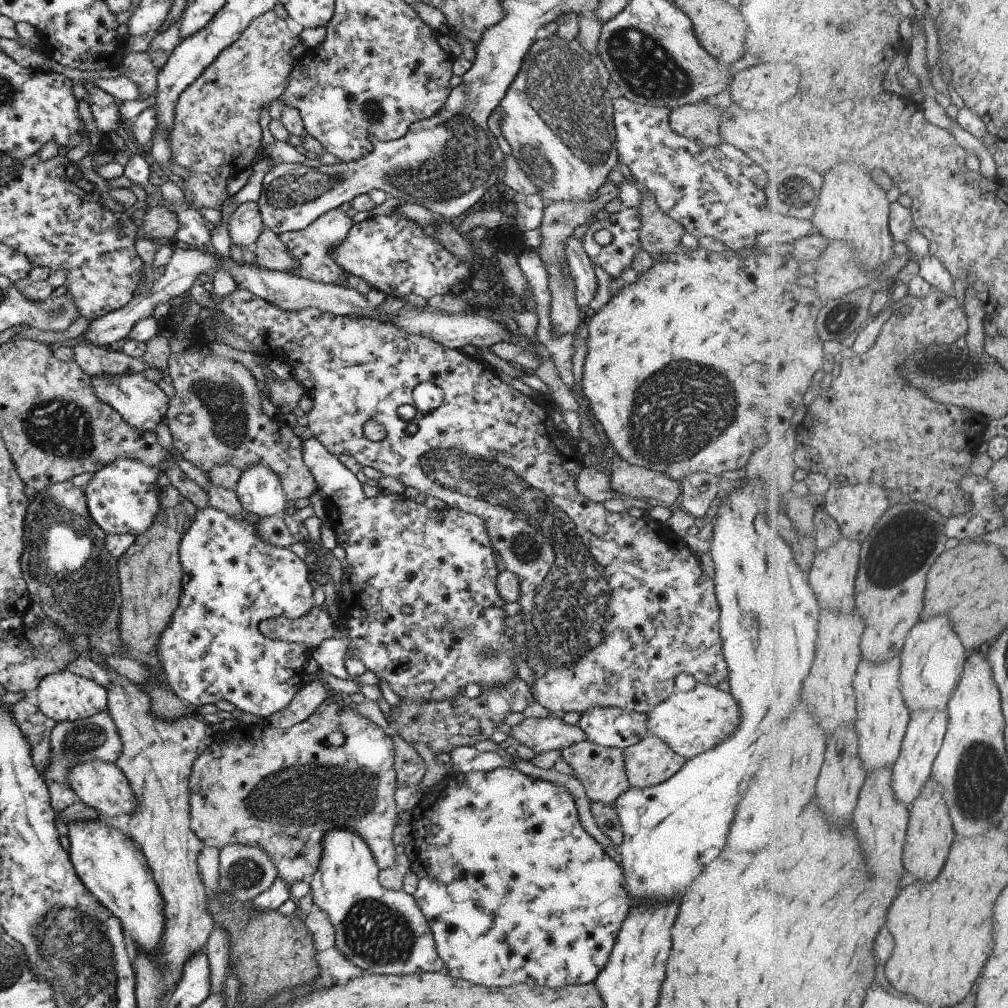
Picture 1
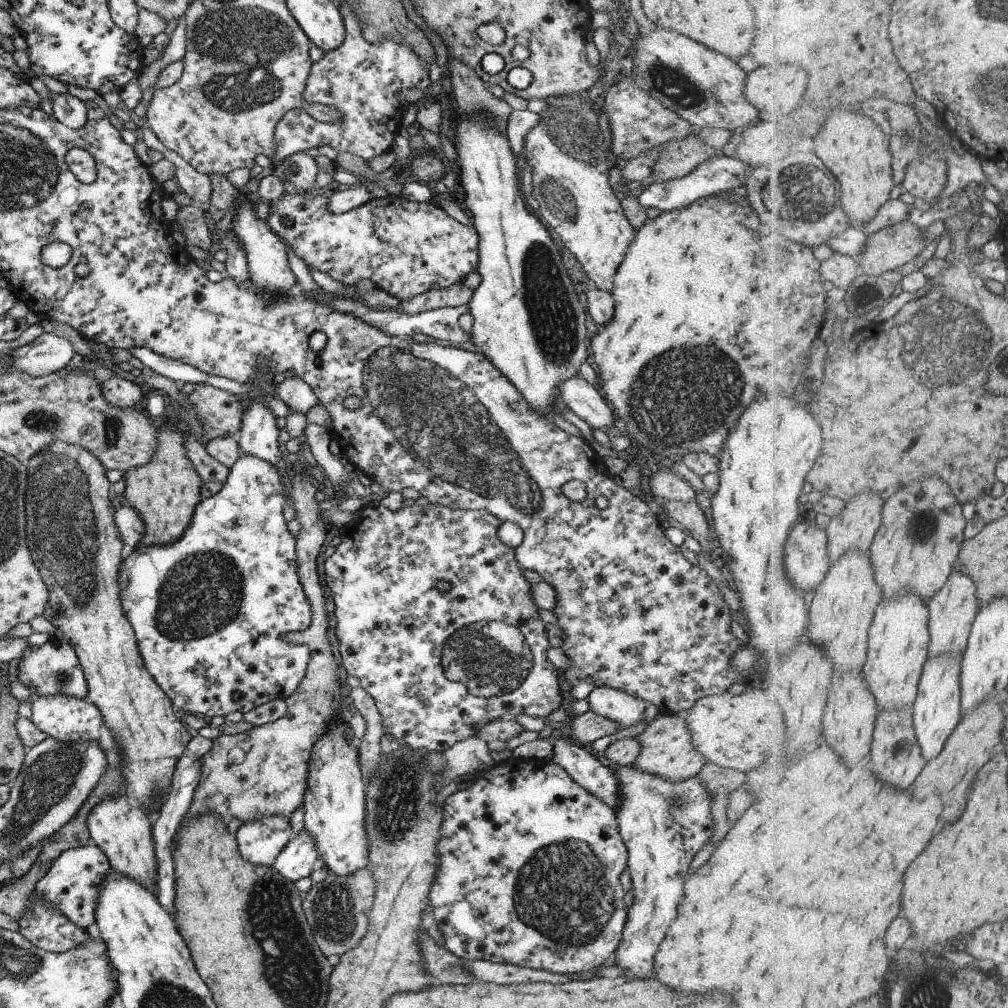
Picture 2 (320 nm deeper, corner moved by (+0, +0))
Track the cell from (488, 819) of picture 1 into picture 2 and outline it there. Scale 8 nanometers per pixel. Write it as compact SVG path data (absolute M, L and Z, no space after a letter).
M509 757L495 763L489 770L479 772L473 781L469 788L455 792L444 800L440 836L436 842L436 873L428 892L429 914L444 937L444 947L456 957L461 957L463 962L509 963L564 975L595 974L601 965L611 959L621 940L626 919L626 908L622 901L625 890L620 883L620 874L627 871L626 848L617 832L614 810L580 787L553 761L535 762L535 766L531 766L523 760Z

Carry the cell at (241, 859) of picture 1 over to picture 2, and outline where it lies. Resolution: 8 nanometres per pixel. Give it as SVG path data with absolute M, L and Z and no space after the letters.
M281 815L266 820L241 823L234 834L238 853L244 861L271 867L277 855L291 839L290 819Z

